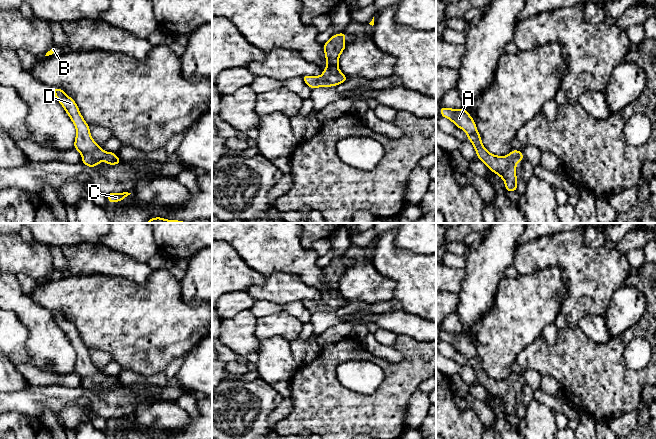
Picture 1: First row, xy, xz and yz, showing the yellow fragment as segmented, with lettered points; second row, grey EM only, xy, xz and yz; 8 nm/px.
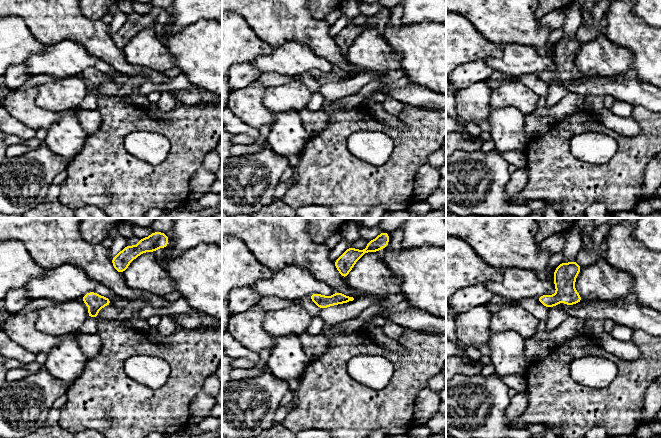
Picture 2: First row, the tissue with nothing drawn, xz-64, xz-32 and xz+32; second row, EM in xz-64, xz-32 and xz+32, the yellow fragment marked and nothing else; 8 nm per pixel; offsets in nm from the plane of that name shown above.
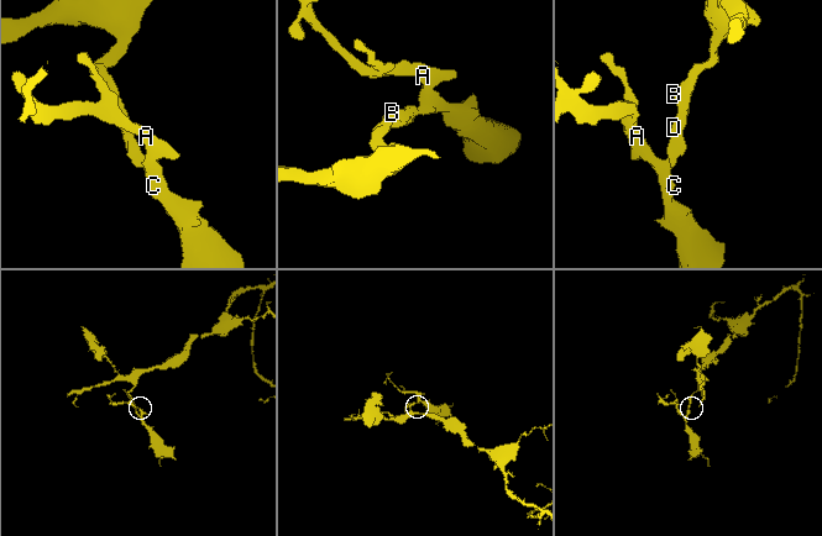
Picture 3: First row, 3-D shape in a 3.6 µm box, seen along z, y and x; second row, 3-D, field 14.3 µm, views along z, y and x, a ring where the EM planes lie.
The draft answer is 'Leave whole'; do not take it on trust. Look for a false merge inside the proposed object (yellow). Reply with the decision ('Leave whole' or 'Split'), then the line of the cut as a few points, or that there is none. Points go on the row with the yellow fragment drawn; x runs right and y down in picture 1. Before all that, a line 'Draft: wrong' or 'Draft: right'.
Draft: right
Leave whole. No split

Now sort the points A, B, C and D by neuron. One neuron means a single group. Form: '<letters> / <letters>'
A B C D

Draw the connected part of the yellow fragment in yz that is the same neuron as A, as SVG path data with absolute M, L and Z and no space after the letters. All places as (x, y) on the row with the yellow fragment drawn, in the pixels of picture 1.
M440 108L440 114L451 120L456 127L464 130L469 141L473 144L476 154L489 170L500 176L509 192L517 191L516 165L524 159L521 151L512 150L507 156L497 156L488 152L483 146L481 136L477 131L476 123L470 114L464 109Z

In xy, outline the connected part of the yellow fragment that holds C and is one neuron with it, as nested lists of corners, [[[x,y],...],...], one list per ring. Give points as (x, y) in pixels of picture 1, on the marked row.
[[[110,191],[107,192],[108,195],[108,203],[115,203],[117,201],[124,200],[128,195],[131,193],[123,192],[123,193],[111,193]]]

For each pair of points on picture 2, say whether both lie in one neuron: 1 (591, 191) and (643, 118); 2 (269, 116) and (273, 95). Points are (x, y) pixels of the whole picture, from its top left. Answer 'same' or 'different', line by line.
1: same
2: different

